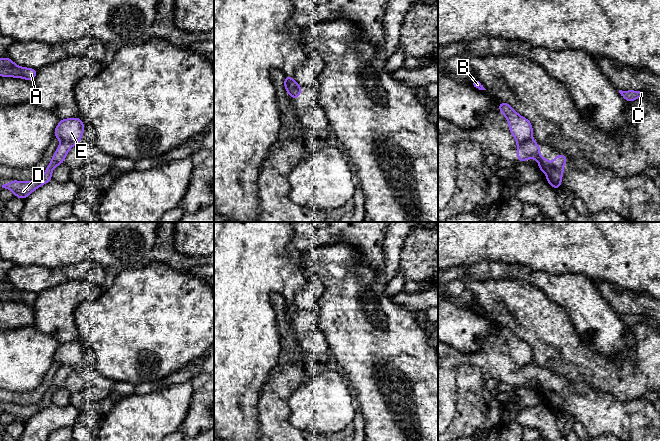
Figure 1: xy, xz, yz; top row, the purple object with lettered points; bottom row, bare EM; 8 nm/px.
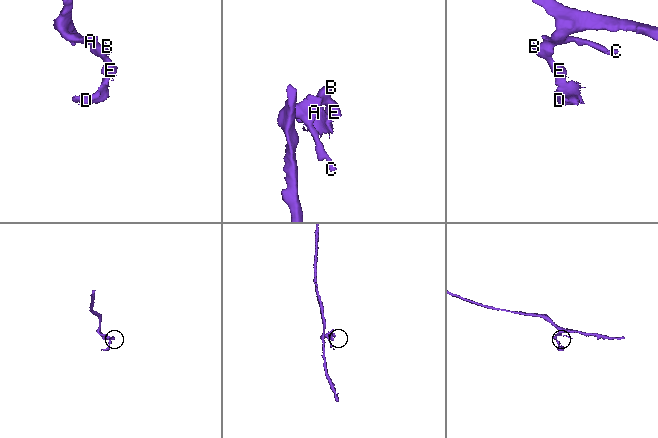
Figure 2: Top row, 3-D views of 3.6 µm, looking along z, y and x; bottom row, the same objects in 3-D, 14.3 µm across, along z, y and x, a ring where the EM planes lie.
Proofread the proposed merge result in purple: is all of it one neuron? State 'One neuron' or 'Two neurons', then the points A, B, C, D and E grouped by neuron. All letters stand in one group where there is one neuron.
Two neurons. Groups: A B C E / D

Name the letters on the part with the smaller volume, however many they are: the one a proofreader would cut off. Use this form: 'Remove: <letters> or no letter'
Remove: D

